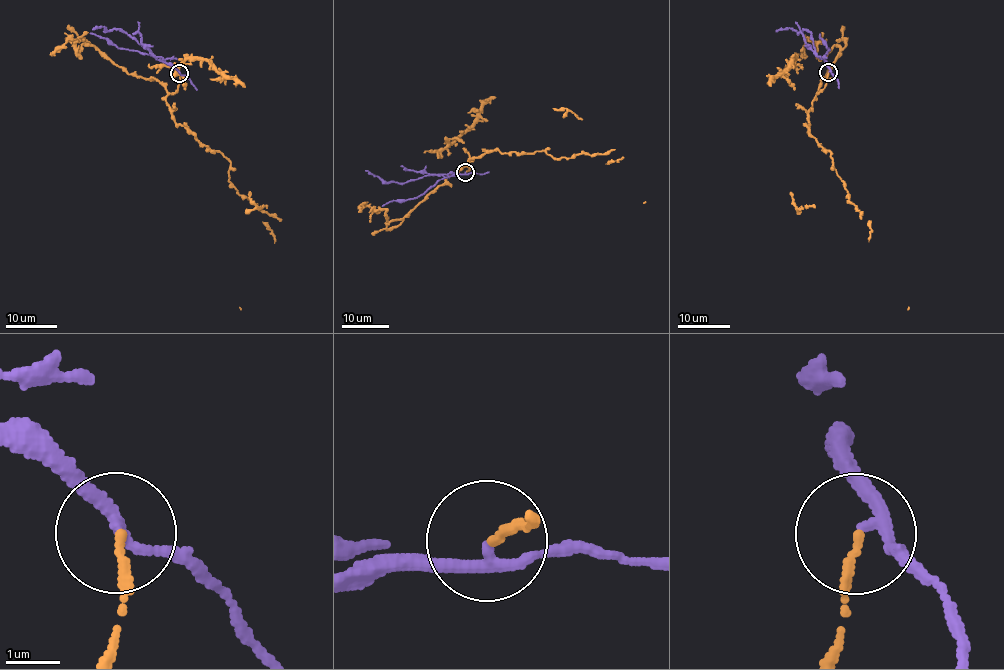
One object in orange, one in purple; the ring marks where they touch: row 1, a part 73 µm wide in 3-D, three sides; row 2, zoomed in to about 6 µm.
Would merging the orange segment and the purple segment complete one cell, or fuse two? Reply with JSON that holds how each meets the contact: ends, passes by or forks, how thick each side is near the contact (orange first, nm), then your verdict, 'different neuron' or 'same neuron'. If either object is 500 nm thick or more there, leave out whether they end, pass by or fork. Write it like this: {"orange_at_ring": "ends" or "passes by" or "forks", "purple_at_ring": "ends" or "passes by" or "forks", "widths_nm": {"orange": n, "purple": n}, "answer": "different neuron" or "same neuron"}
{"orange_at_ring": "ends", "purple_at_ring": "passes by", "widths_nm": {"orange": 140, "purple": 190}, "answer": "different neuron"}

